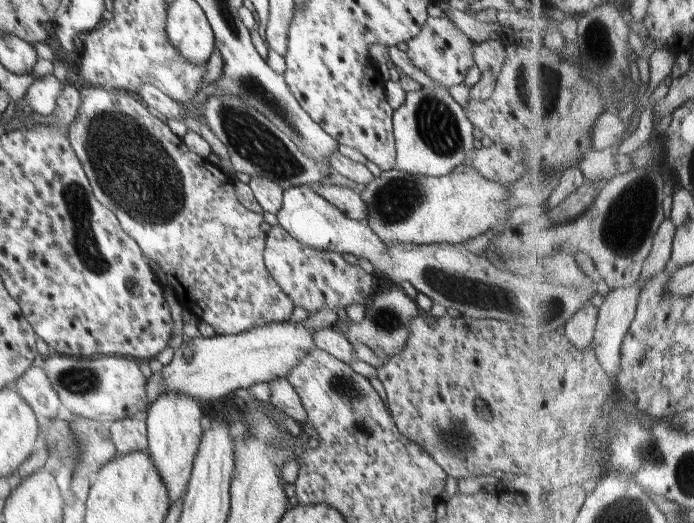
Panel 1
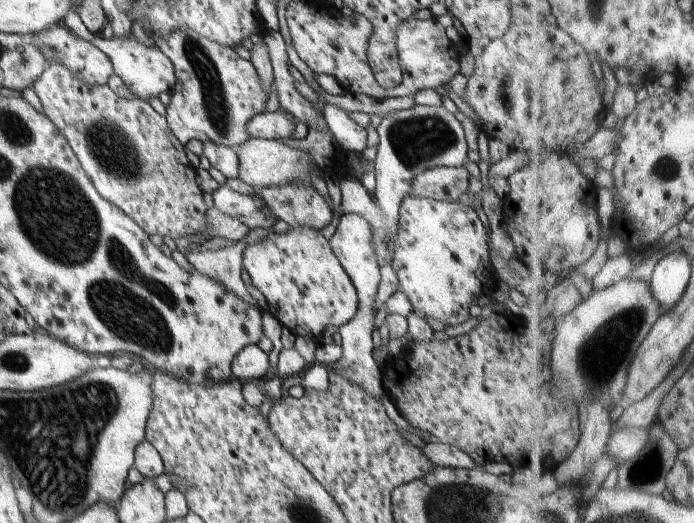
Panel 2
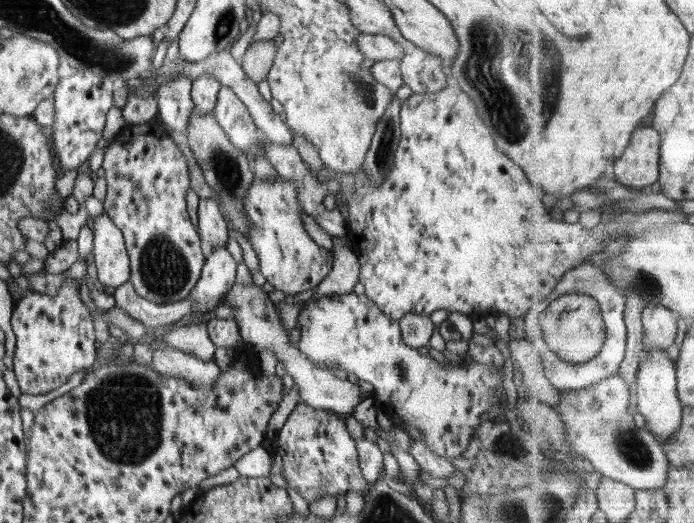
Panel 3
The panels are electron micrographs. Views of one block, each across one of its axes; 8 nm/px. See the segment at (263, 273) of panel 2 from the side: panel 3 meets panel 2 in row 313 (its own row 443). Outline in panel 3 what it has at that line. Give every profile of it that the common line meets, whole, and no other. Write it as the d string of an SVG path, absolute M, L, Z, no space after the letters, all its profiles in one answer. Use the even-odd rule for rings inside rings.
M299 400L286 423L272 442L273 454L282 458L282 476L288 487L295 490L310 504L327 496L365 494L369 482L362 476L357 447L346 421L331 411L316 409Z

